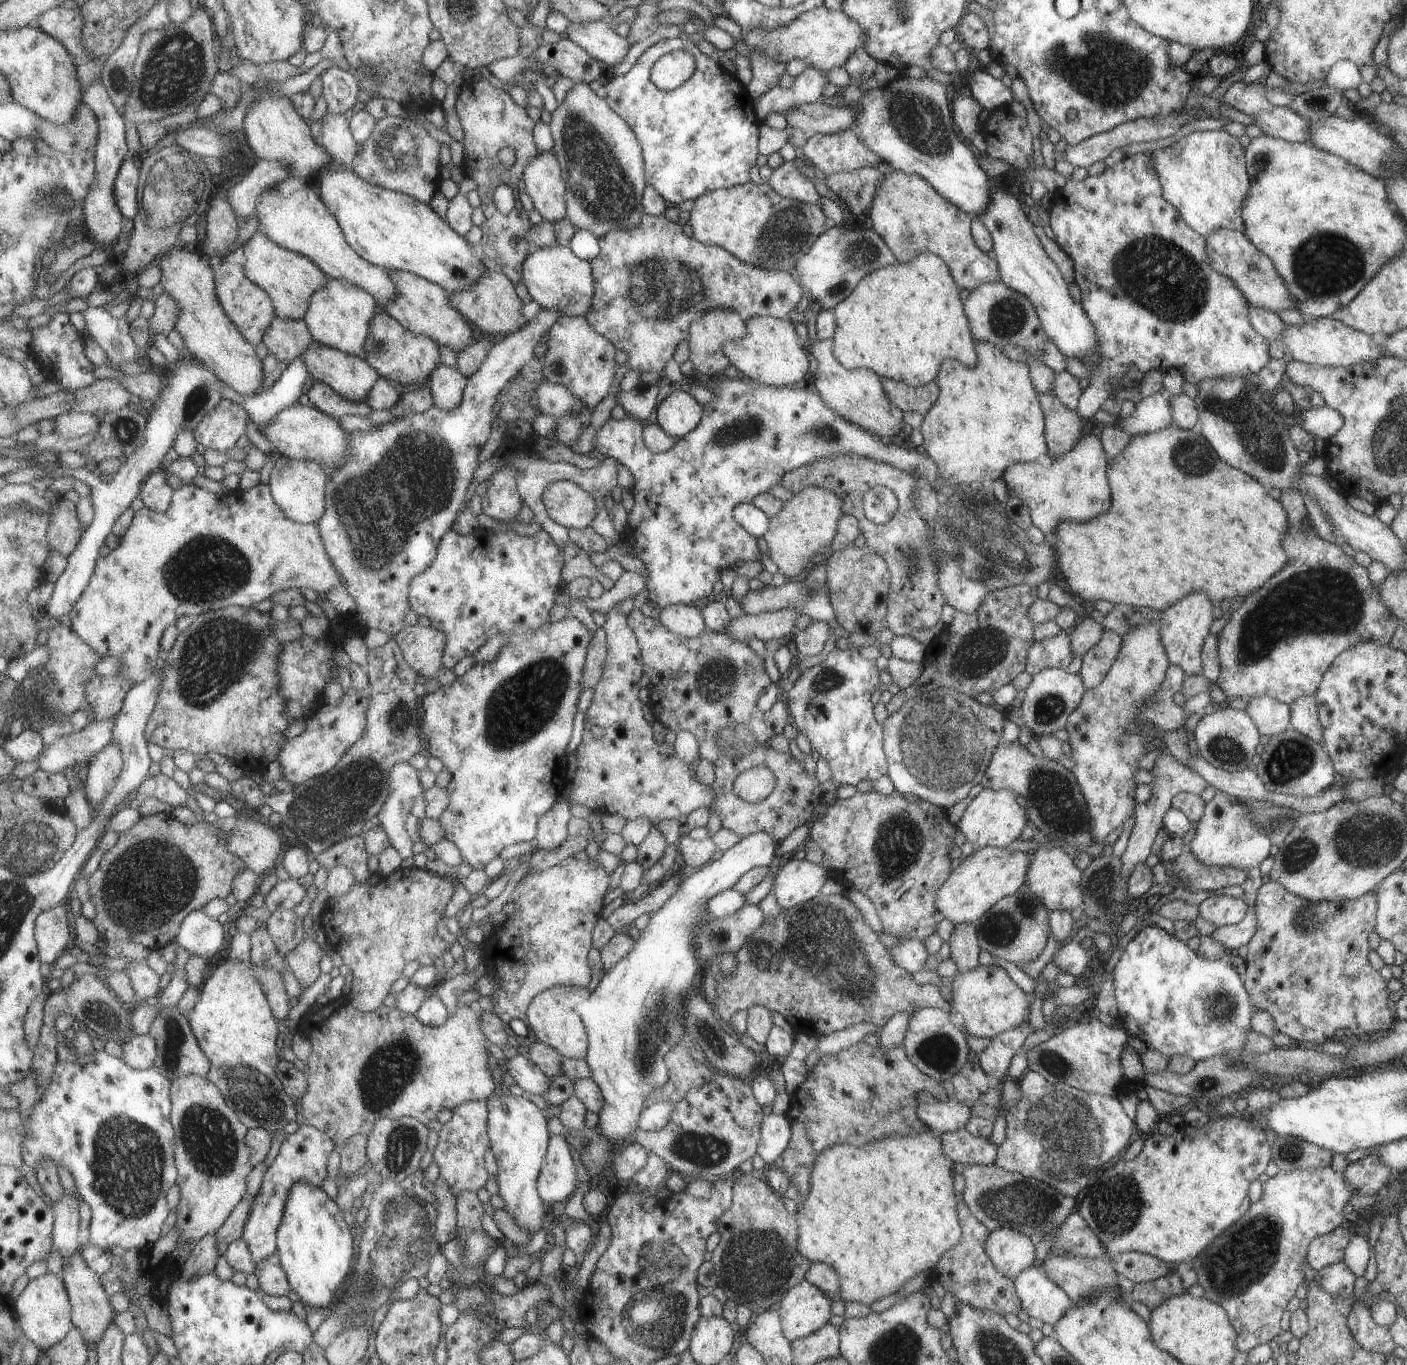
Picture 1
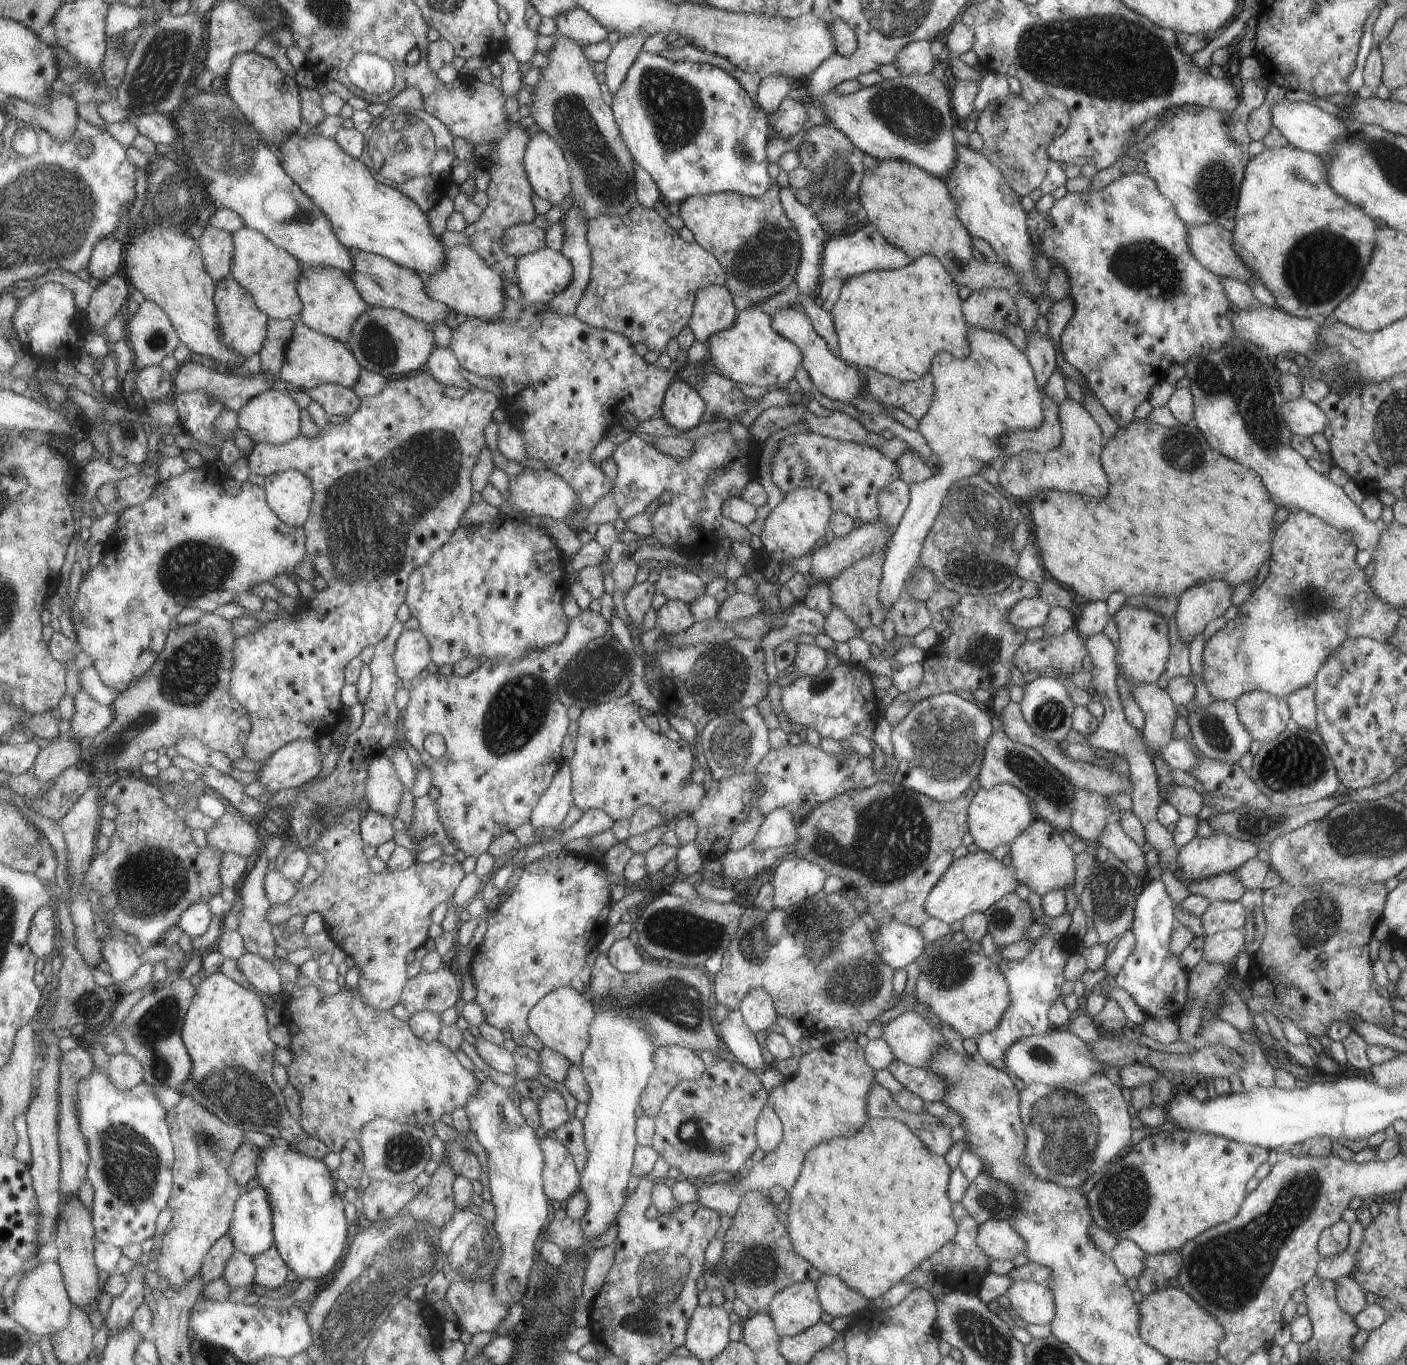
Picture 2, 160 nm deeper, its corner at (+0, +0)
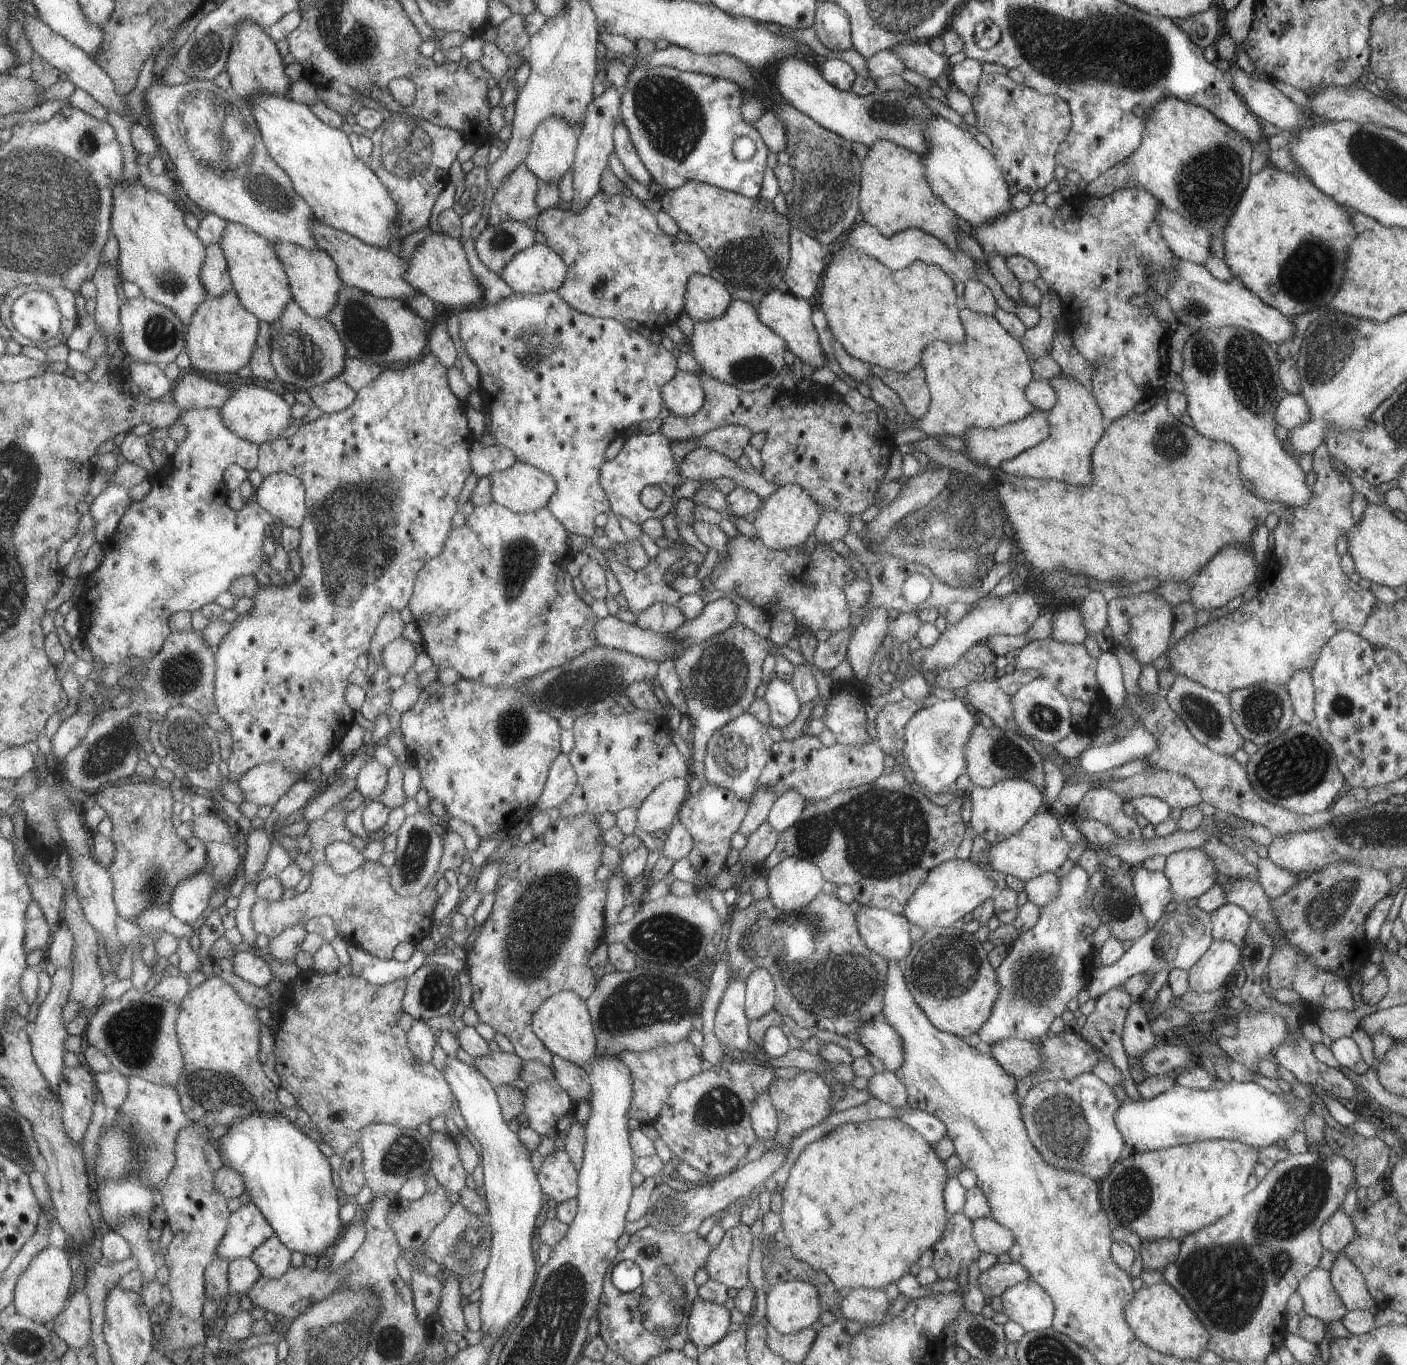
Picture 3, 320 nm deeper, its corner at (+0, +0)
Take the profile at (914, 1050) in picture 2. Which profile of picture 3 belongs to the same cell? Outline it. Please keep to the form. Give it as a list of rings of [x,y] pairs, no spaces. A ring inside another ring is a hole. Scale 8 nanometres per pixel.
[[[882,1019],[867,1021],[857,1032],[856,1042],[865,1048],[868,1056],[881,1060],[885,1070],[893,1073],[902,1065],[904,1049],[900,1036]]]

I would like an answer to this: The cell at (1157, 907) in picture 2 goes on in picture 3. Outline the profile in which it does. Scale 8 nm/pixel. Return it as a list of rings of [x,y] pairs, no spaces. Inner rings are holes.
[[[1138,866],[1132,877],[1132,887],[1134,899],[1149,930],[1163,915],[1163,908],[1172,900],[1169,881],[1161,871],[1149,871]]]

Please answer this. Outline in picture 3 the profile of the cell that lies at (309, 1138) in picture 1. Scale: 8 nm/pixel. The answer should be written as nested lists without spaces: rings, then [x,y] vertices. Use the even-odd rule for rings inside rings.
[[[255,1203],[241,1205],[232,1213],[227,1234],[217,1247],[217,1258],[234,1261],[251,1257],[275,1233],[273,1225]]]

